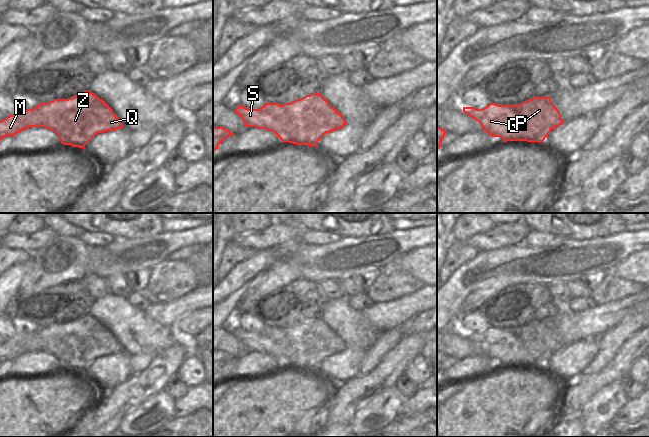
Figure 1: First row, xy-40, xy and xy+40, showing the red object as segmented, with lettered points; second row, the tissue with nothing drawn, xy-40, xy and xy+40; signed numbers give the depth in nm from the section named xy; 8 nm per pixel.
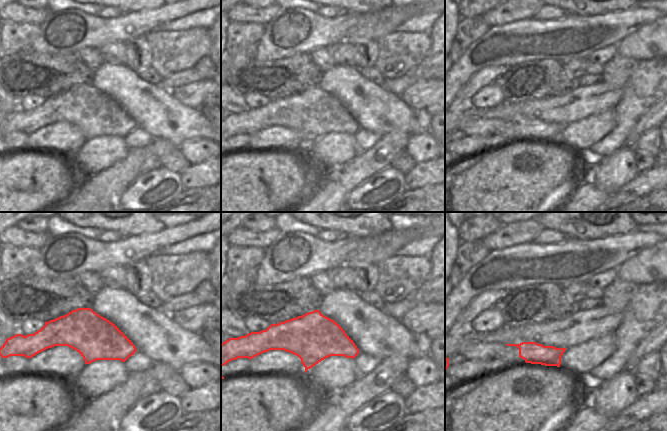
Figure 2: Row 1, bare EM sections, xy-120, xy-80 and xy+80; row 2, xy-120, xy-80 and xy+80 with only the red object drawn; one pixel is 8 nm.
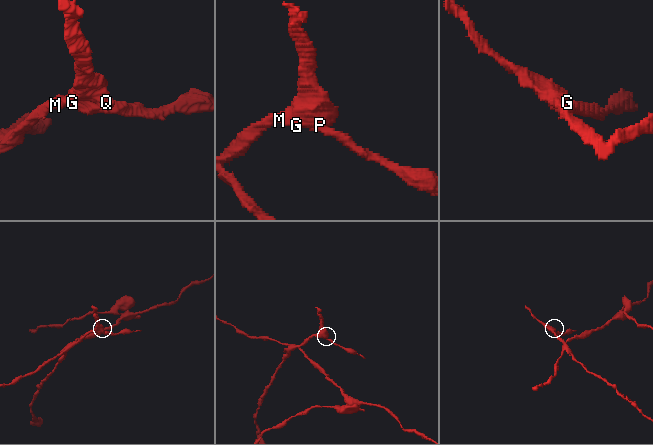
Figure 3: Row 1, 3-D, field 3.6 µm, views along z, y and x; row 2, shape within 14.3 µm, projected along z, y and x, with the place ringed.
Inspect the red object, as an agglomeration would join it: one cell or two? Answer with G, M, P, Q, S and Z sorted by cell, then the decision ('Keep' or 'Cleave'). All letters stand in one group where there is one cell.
Groups: G S / M P Q Z. Cleave.

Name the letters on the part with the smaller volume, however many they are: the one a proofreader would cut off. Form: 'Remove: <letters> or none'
Remove: G, S

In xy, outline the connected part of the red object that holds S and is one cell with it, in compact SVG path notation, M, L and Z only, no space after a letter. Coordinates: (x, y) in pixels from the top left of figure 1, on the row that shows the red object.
M265 103L258 109L248 109L239 105L234 110L243 120L245 127L266 129L275 134L283 130L283 124L287 122L287 112L283 105L278 103Z

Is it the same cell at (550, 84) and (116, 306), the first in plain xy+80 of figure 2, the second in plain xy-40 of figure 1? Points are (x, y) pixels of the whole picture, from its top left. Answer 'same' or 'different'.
different

